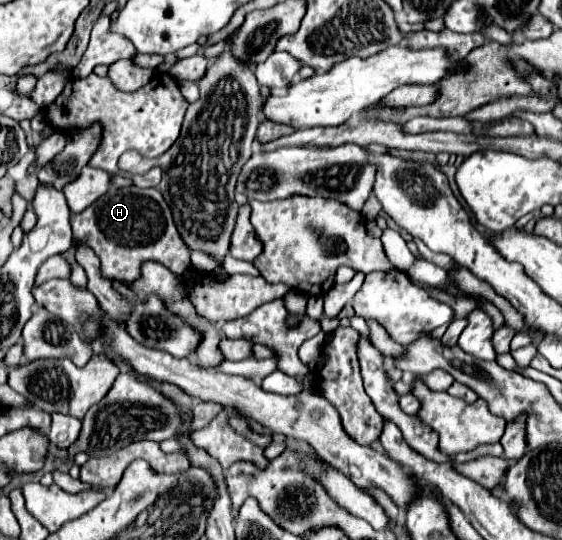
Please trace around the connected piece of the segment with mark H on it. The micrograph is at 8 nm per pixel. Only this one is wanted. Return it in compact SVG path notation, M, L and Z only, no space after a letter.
M111 187L95 205L89 205L79 215L71 215L73 229L73 249L89 247L101 261L101 275L109 281L135 281L139 277L139 267L143 261L159 261L177 275L191 277L189 249L181 241L169 205L165 203L159 189Z

